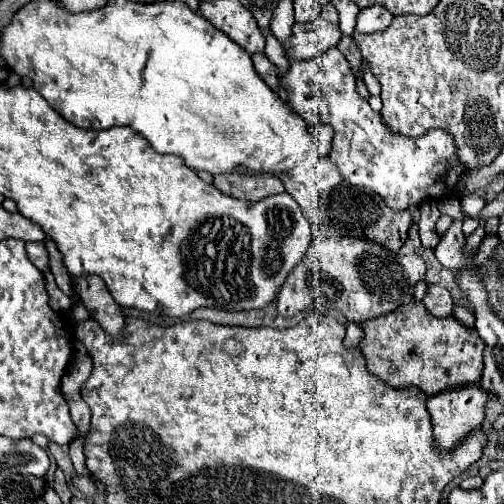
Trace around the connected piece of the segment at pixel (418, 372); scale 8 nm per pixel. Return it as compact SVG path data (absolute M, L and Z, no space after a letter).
M415 301L405 309L391 311L387 315L365 321L363 331L365 331L365 339L361 341L361 353L367 361L367 369L391 387L401 389L401 387L415 385L429 397L429 395L437 395L447 389L475 385L479 381L479 373L483 369L481 367L483 365L483 349L485 349L485 343L479 337L479 333L475 333L475 329L469 331L451 315L443 317L443 319L433 317L421 301Z

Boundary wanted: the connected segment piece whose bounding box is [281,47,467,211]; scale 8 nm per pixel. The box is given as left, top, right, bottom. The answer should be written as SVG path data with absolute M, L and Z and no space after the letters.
M337 47L309 61L291 61L289 71L281 75L281 85L287 89L289 105L299 111L310 127L321 123L333 127L335 137L329 157L339 165L343 179L355 187L375 191L391 209L405 211L407 205L419 205L429 197L451 195L467 169L459 161L453 137L447 131L431 129L419 139L393 133L381 113L375 113L367 99L359 97L349 63Z

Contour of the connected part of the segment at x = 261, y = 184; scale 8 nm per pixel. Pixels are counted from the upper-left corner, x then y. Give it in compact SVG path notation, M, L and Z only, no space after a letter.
M237 171L215 177L213 185L225 195L245 201L261 201L269 195L277 195L285 191L279 177L271 177L271 175L249 177L249 173L237 173Z

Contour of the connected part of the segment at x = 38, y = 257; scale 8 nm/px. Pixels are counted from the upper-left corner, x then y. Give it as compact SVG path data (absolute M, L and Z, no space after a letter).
M27 243L25 249L27 249L27 253L29 253L31 263L33 263L39 271L45 271L47 265L49 265L49 255L47 255L45 245L43 245L43 243Z

